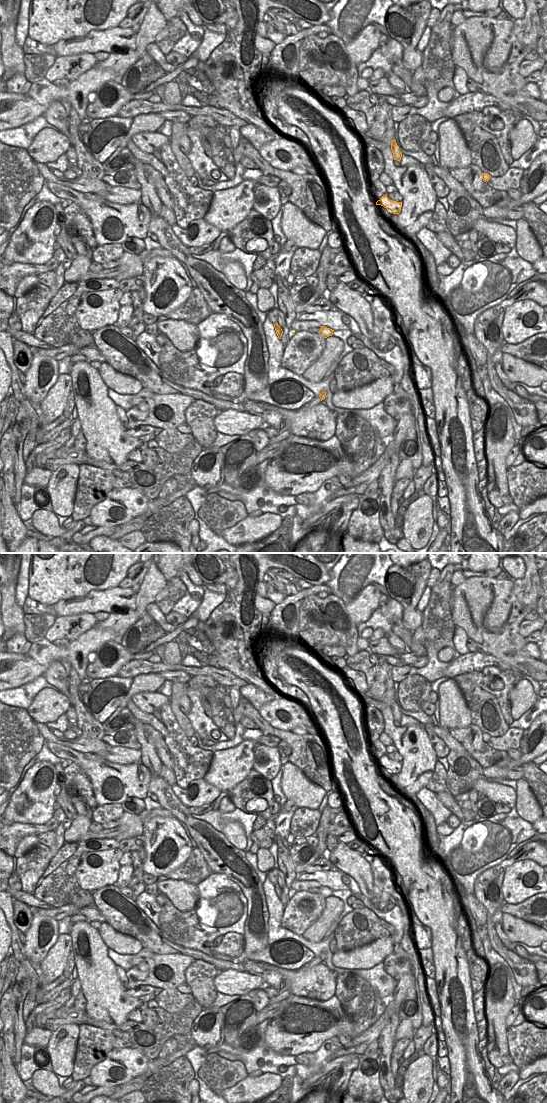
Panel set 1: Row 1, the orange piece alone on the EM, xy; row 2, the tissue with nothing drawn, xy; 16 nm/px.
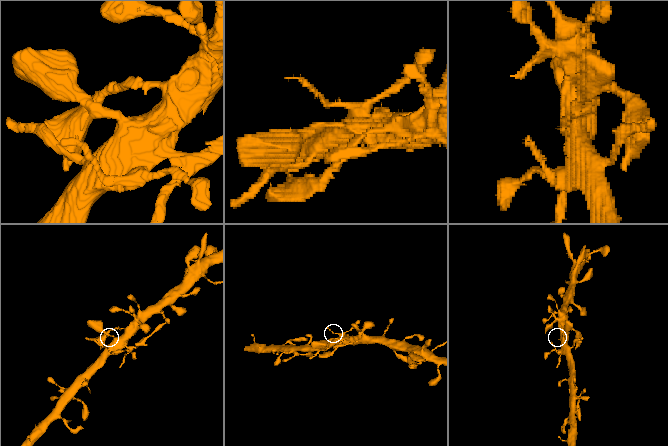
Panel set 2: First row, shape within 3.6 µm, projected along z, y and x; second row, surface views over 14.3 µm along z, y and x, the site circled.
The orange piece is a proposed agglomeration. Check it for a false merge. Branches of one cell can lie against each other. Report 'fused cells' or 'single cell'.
single cell

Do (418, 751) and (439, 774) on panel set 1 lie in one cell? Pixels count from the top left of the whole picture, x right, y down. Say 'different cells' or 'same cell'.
different cells

